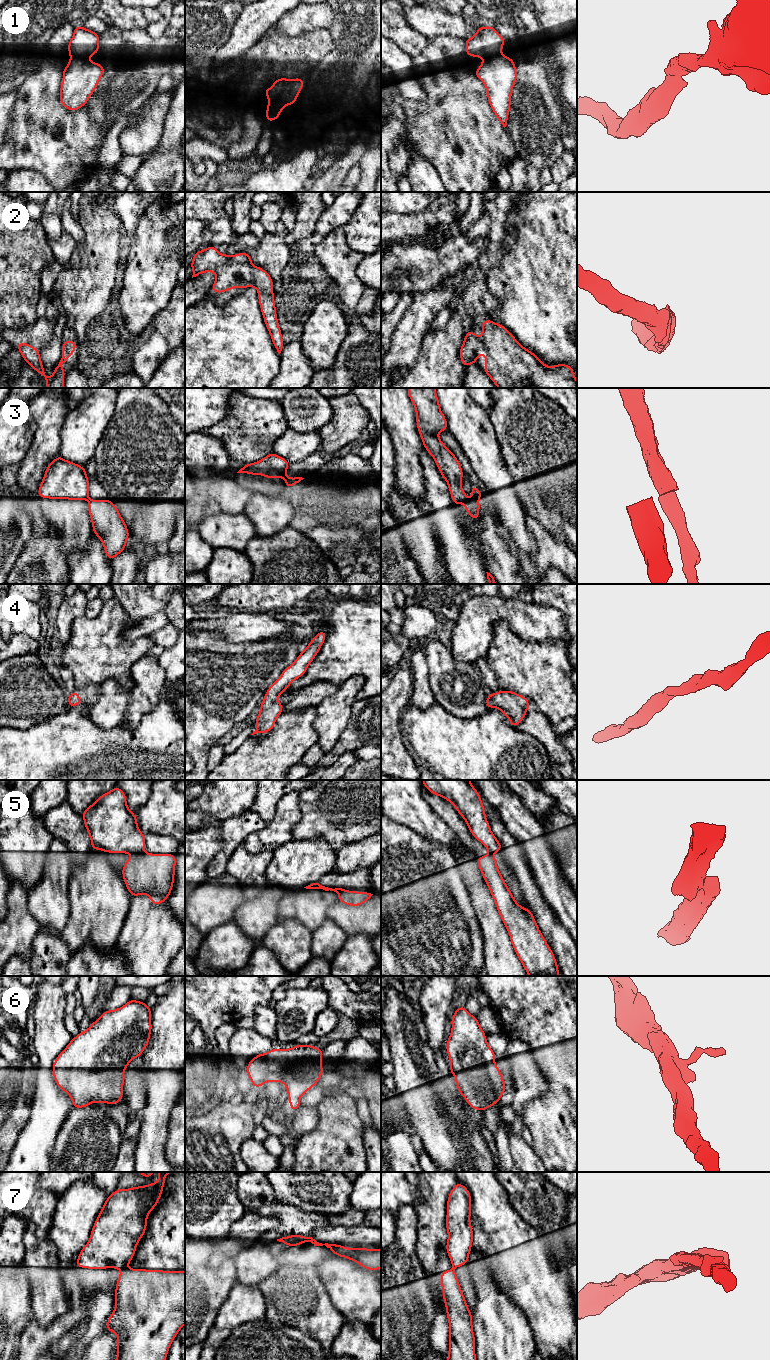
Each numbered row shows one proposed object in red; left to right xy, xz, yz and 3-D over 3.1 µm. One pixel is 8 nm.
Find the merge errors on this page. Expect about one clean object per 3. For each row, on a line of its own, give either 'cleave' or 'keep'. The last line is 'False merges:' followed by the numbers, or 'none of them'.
1: keep
2: keep
3: cleave
4: keep
5: cleave
6: keep
7: cleave
False merges: 3, 5, 7

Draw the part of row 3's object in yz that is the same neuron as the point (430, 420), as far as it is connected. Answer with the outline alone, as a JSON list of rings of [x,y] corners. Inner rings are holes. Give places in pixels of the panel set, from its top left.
[[[407,388],[416,411],[416,423],[424,448],[434,458],[441,476],[447,481],[455,505],[467,501],[462,490],[463,470],[456,456],[437,436],[448,424],[436,396],[436,388]]]

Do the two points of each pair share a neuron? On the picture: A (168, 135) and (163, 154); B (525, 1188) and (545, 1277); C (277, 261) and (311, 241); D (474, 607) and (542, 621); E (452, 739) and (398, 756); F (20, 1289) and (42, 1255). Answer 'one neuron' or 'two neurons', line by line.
A: one neuron
B: two neurons
C: two neurons
D: one neuron
E: two neurons
F: two neurons

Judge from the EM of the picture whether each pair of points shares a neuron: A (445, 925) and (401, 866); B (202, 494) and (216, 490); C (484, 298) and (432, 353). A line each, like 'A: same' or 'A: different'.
A: same
B: different
C: same

